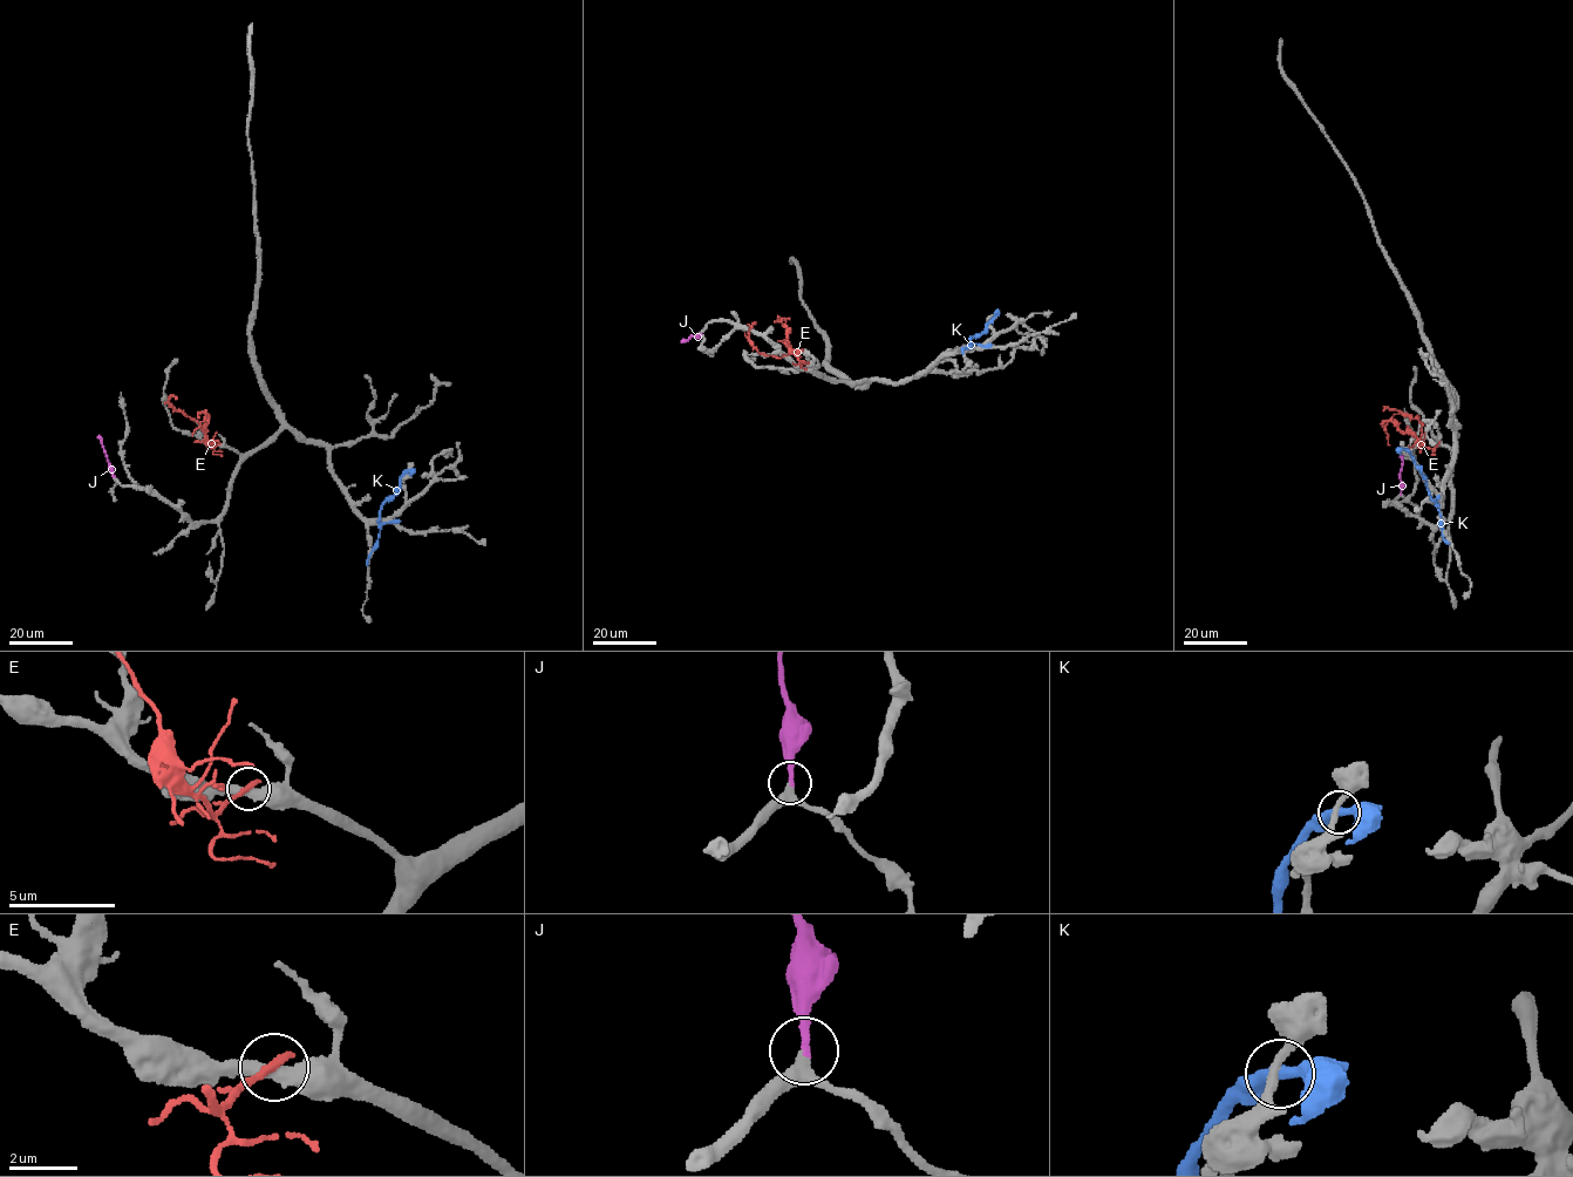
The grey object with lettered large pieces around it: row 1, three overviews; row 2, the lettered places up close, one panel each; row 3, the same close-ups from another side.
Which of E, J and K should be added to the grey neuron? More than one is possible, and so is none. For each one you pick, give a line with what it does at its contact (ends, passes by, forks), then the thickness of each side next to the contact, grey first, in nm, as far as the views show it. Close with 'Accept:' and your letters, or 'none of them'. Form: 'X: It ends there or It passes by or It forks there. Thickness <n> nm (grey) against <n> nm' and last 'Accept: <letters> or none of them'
J: It ends there. Thickness 260 nm (grey) against 280 nm
Accept: J

